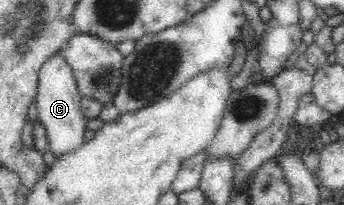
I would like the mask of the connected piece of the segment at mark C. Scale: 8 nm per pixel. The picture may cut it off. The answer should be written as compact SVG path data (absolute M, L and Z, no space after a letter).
M61 51L53 54L49 60L46 60L40 68L38 74L38 87L36 103L38 110L38 121L46 128L49 150L55 158L60 157L66 152L79 148L85 141L85 129L87 118L81 110L80 92L77 83Z

